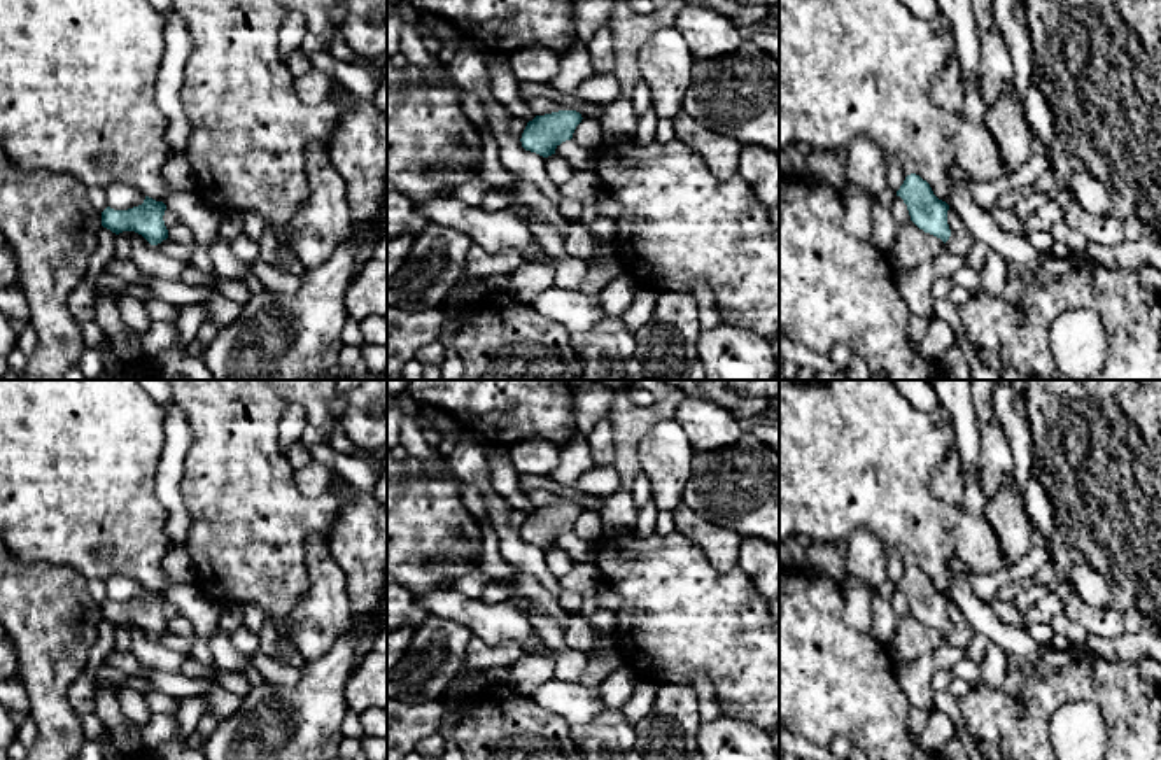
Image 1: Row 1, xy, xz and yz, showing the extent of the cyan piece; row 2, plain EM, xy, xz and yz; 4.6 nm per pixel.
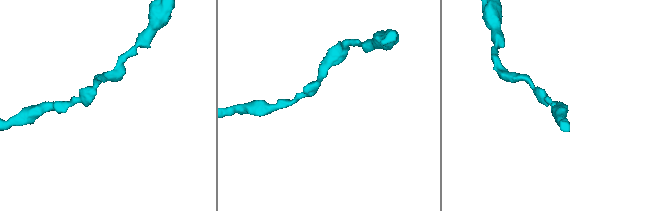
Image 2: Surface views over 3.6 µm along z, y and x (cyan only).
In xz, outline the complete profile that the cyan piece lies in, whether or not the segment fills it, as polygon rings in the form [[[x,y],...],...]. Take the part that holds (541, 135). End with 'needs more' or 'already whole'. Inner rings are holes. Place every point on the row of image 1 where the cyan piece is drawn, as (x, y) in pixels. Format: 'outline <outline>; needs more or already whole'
outline [[[559,110],[545,116],[536,116],[527,123],[522,133],[522,147],[548,158],[555,154],[555,149],[562,142],[573,138],[573,133],[581,119],[581,114],[576,110]]]; already whole

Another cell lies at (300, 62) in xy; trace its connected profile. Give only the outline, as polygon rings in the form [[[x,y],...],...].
[[[301,46],[287,58],[287,67],[292,75],[303,75],[312,68],[312,53],[306,53]]]

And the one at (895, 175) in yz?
[[[884,152],[884,158],[886,158],[888,187],[897,193],[907,175],[904,173],[904,170],[900,168],[900,165],[895,161],[893,156]]]

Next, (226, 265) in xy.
[[[215,238],[210,245],[210,257],[214,263],[214,273],[224,280],[240,280],[243,282],[249,273],[254,273],[256,261],[242,261],[238,259],[229,243],[222,238]]]

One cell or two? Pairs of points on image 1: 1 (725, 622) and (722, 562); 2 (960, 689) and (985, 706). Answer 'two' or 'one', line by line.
1: two
2: two

